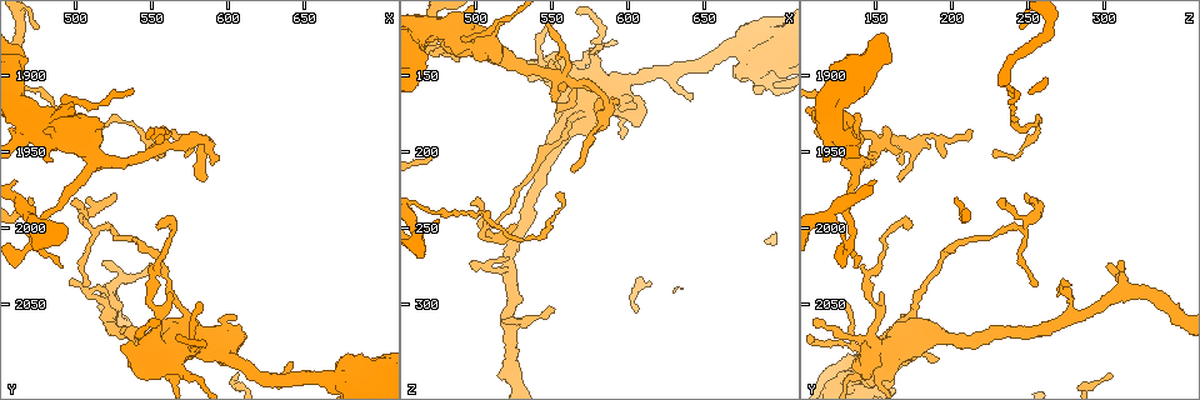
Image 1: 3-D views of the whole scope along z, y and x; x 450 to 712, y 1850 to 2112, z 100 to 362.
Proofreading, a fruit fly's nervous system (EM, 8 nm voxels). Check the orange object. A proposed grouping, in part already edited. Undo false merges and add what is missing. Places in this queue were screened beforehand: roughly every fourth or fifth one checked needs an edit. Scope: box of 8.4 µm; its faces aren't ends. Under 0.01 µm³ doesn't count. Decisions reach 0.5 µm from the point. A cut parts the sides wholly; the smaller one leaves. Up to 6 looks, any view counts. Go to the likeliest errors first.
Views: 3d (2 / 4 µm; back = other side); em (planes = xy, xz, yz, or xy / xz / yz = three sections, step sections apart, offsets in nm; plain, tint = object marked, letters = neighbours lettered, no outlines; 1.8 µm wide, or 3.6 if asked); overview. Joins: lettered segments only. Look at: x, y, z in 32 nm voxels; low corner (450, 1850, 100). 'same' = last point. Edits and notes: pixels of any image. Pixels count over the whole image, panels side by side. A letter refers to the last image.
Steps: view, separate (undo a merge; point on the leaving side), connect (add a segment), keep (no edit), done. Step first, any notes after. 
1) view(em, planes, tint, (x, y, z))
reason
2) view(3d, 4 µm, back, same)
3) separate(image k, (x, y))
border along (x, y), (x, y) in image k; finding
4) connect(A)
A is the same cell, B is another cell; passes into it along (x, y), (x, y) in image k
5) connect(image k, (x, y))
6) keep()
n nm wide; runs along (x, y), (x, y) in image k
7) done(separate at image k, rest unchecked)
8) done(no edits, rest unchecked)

view(3d, 4 µm, (492, 1942, 130))

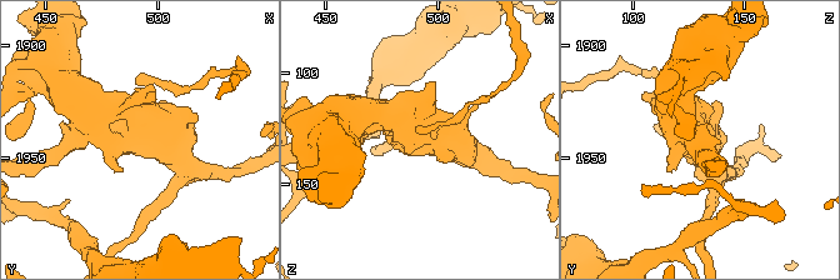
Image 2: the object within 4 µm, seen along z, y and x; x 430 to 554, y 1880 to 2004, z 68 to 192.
view(em, 3.6 µm, planes, plain, (494, 1941, 128))

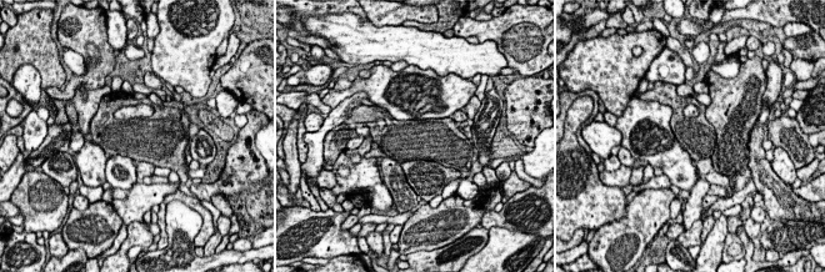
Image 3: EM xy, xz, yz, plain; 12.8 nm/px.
view(em, 3.6 µm, planes, letters, same)

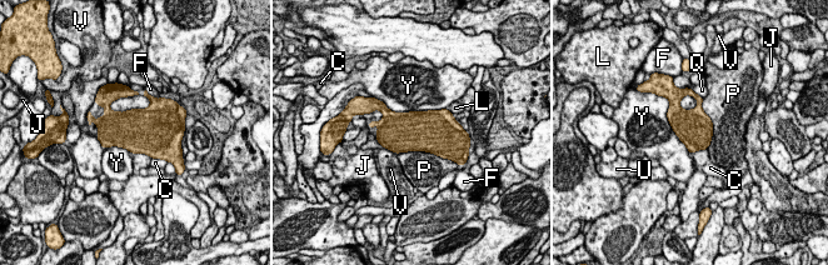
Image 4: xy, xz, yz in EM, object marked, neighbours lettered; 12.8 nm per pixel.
keep()
C, F, J, L, P, Q, U, V and Y are other cells; border along (380, 100), (395, 111), (445, 109) in image 4; all the same cell

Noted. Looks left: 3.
view(em, planes, letters, (536, 1930, 256))

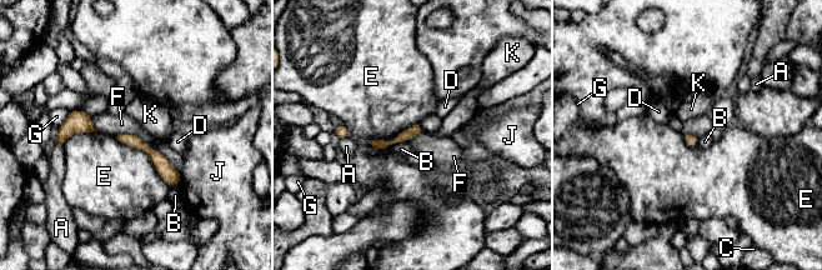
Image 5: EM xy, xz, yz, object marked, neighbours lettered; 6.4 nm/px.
keep()
A, B, C, D, E, F, G, J and K are other cells; runs along (121, 138), (148, 149), (178, 179) in image 5; one cell here

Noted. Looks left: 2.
done(no edits, rest unchecked)

